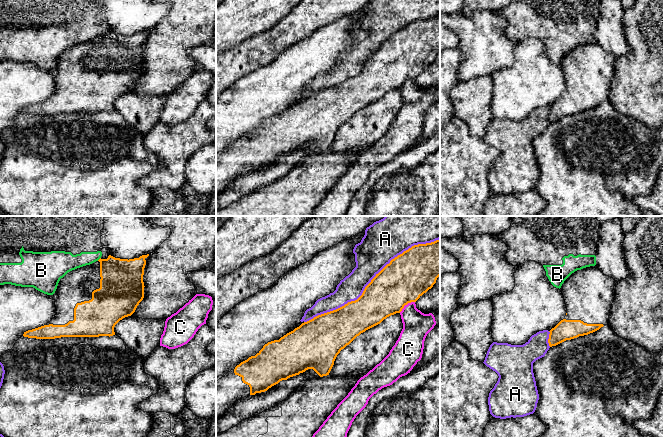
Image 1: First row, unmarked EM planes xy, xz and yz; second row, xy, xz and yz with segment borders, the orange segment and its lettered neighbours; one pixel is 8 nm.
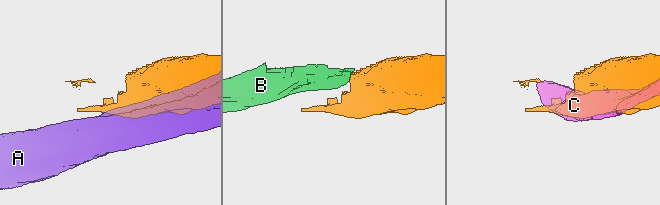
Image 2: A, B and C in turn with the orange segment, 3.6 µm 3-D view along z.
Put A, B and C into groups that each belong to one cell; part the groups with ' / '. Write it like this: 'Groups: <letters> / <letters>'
Groups: A / B / C

